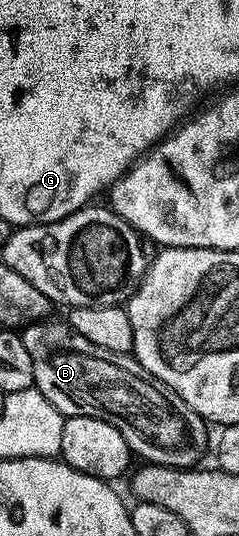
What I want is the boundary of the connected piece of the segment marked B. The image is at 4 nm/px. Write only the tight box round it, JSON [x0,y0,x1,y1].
[21,317,208,468]

